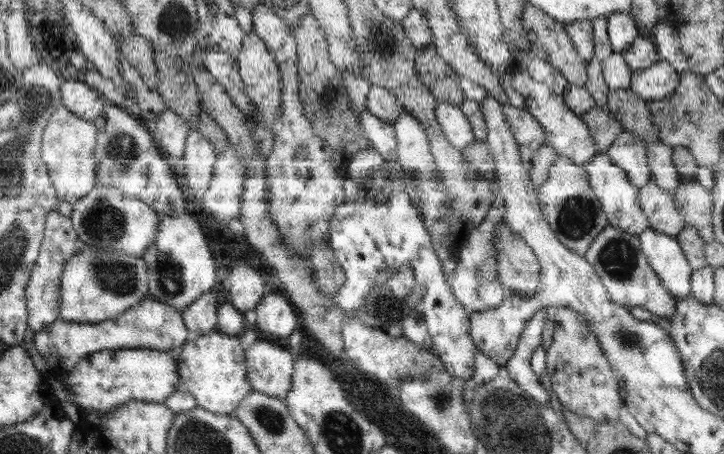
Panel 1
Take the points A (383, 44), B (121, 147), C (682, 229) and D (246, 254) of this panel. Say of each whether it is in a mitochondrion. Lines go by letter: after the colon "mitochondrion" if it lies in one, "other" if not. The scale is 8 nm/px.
A: mitochondrion
B: mitochondrion
C: other
D: other

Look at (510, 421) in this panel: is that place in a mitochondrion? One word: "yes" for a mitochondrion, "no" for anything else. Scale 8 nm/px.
yes

